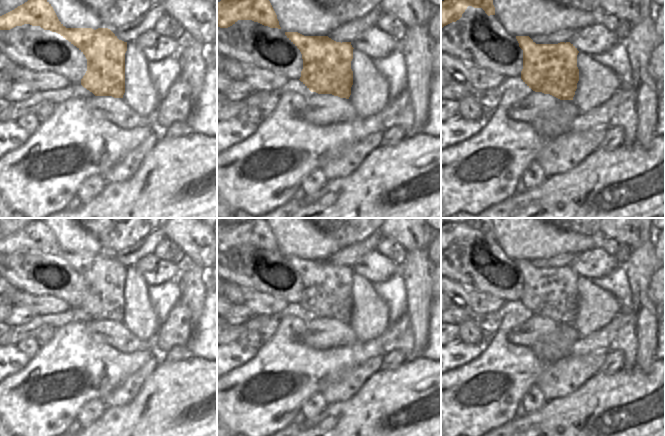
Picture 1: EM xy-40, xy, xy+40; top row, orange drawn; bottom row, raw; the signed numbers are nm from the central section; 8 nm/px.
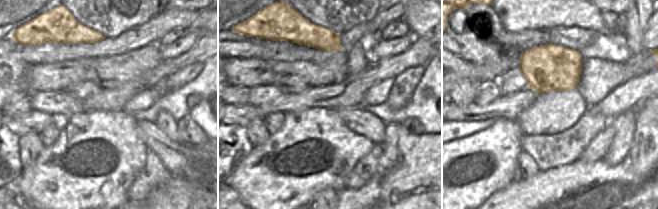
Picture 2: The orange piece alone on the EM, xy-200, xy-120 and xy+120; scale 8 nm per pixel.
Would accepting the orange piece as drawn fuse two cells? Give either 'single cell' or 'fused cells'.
fused cells

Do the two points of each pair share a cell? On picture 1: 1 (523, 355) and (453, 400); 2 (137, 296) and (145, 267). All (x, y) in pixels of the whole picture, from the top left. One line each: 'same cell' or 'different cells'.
1: same cell
2: different cells

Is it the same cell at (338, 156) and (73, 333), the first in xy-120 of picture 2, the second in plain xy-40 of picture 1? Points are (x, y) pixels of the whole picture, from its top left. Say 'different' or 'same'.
same

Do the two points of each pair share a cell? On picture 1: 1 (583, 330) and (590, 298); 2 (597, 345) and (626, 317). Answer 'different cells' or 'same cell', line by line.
1: same cell
2: same cell

